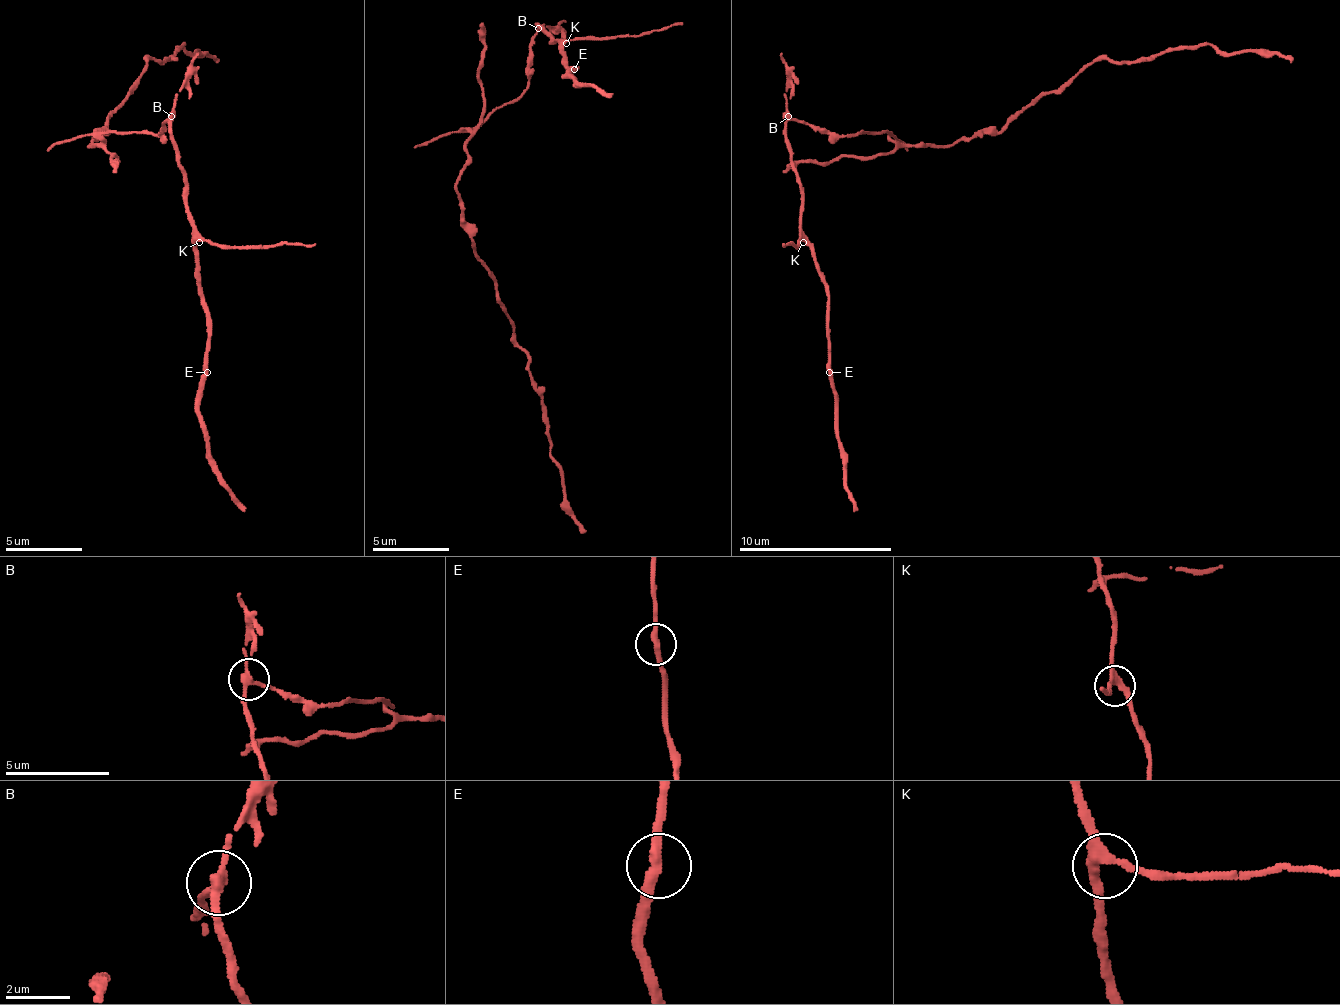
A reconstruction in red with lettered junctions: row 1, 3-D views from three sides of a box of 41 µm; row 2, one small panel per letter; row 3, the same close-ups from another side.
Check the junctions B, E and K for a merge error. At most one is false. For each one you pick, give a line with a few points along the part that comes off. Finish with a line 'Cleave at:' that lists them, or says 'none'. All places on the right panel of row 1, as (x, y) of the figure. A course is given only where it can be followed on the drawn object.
B: (787, 115), (845, 135), (883, 131), (952, 146), (1002, 131), (1106, 58), (1148, 62), (1186, 46), (1293, 58)
Cleave at: B

